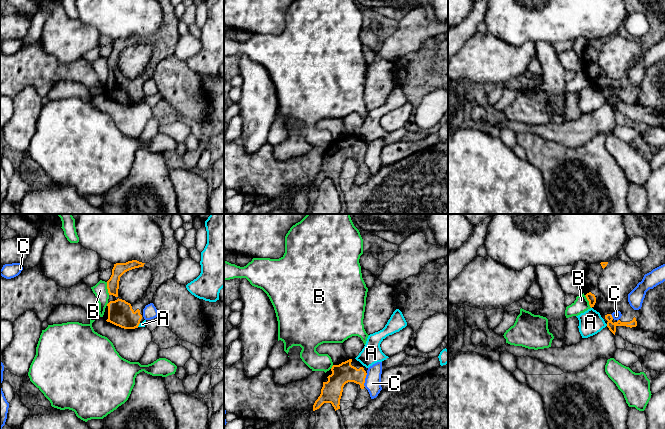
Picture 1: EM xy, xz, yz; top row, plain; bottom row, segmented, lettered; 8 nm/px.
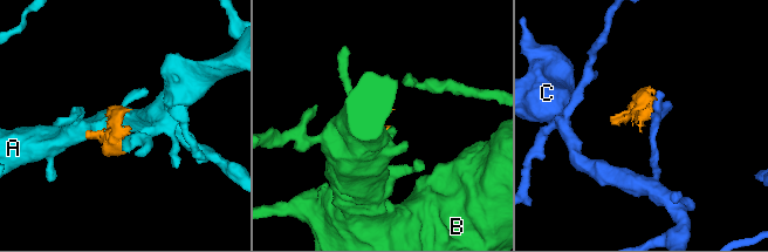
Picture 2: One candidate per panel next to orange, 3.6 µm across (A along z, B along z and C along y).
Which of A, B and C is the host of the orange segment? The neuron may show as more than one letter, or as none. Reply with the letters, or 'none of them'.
none of them

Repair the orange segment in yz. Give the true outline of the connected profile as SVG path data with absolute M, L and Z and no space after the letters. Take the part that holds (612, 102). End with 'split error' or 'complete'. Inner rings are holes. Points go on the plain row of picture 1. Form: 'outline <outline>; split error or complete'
outline M608 38L589 40L583 53L582 62L590 83L600 89L609 106L615 111L617 102L637 103L640 85L634 86L630 82L628 72L624 73L619 79L612 79L605 74L598 63L598 57L607 40ZM616 87L620 87L622 90L618 97L614 96L611 91Z; split error

